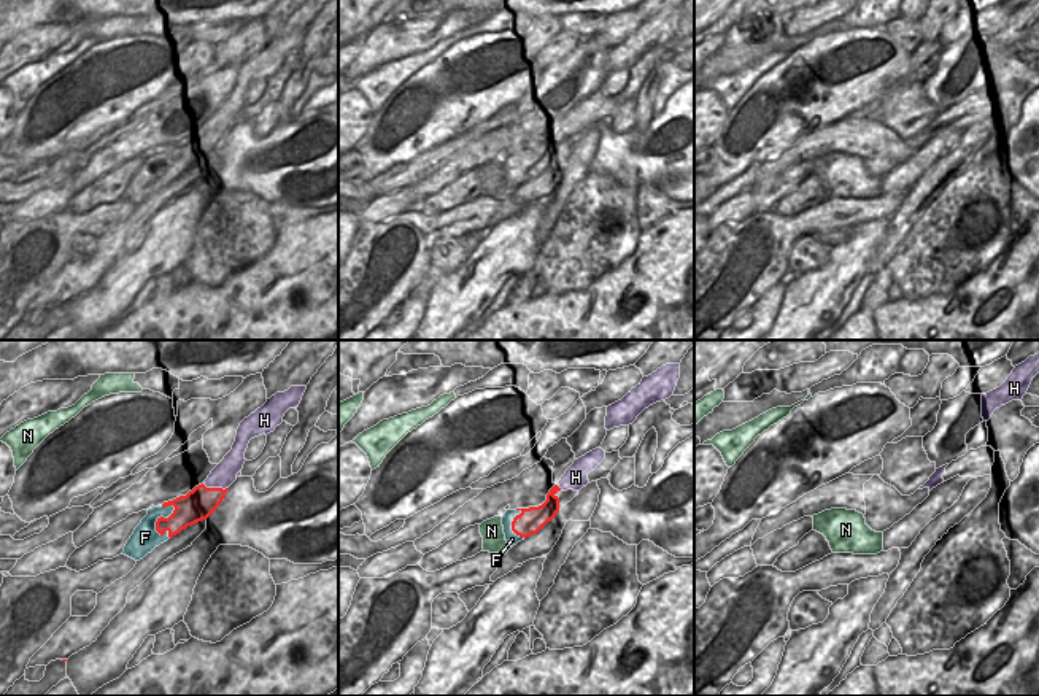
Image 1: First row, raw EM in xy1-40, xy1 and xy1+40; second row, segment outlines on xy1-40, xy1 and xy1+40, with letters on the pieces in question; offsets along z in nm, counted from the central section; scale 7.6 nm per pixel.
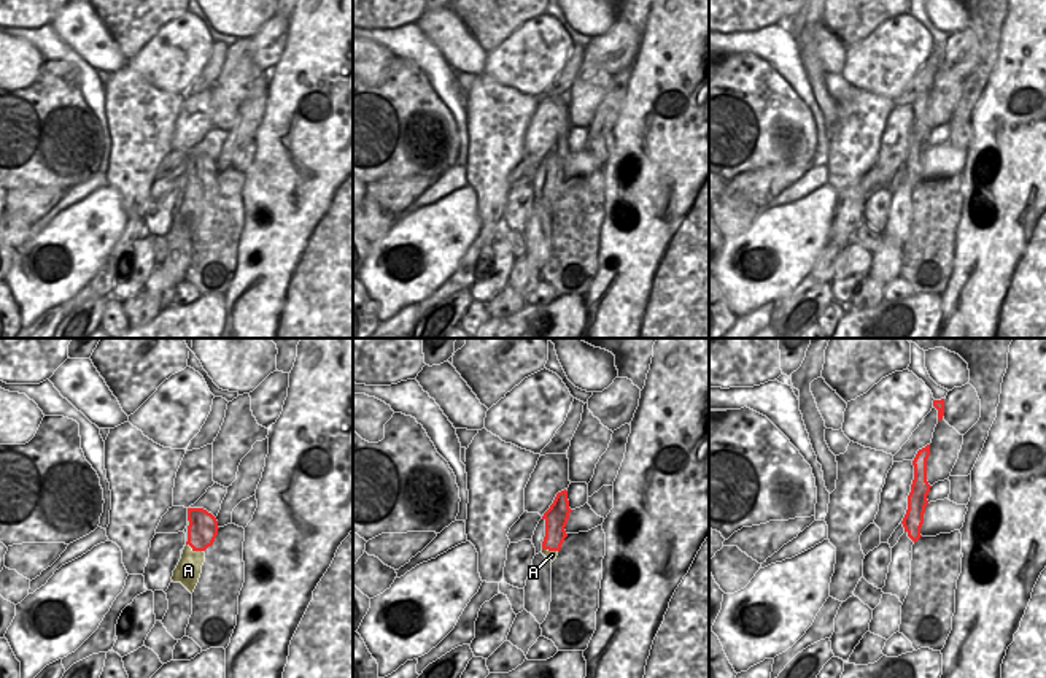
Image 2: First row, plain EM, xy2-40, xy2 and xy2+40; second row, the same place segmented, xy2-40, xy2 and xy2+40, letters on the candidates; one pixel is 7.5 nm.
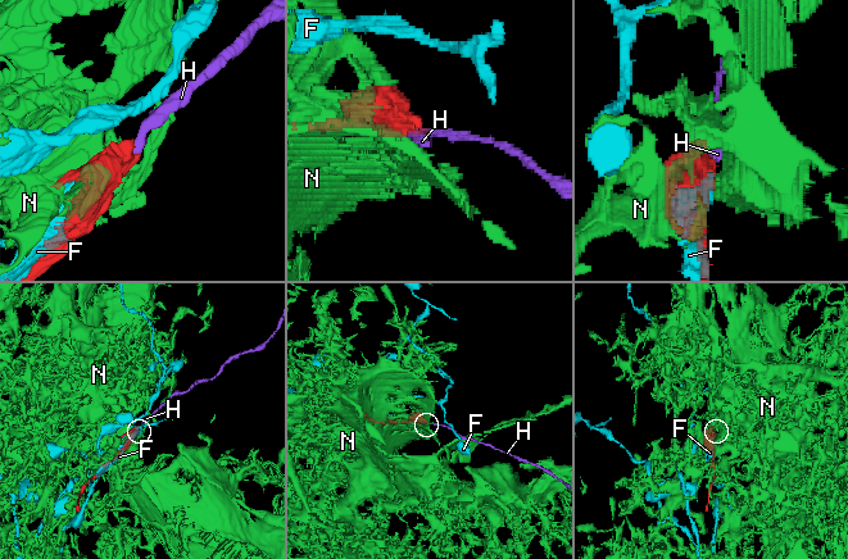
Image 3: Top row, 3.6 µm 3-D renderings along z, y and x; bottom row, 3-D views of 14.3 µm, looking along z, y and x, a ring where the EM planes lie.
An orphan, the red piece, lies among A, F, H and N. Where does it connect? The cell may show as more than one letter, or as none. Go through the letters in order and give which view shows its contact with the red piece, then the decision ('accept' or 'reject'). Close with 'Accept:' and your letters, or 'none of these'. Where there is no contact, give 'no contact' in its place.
A: meets red in xy2-40; reject
F: meets red in xy1-40; reject
H: meets red in xy1-40; accept
N: no contact; reject
Accept: H

